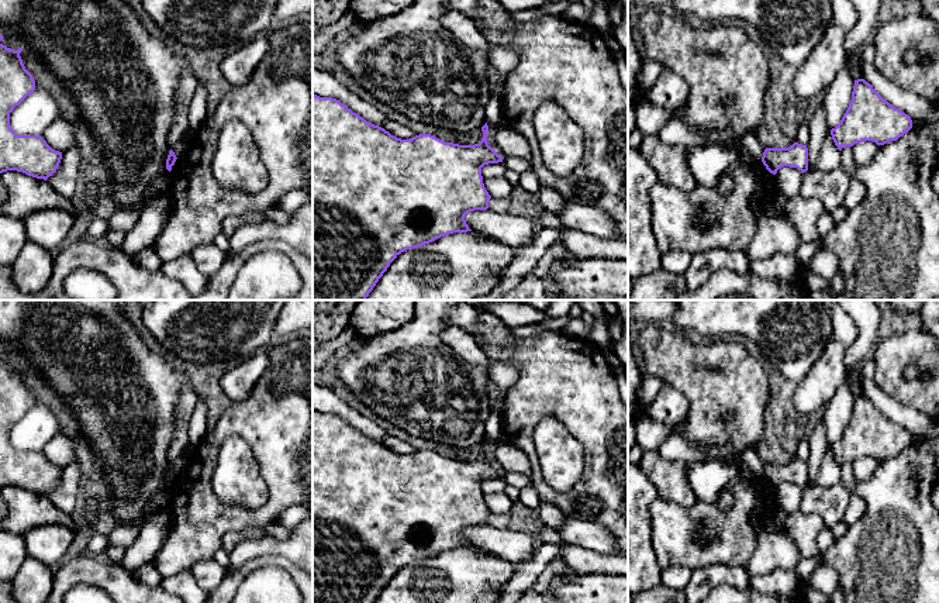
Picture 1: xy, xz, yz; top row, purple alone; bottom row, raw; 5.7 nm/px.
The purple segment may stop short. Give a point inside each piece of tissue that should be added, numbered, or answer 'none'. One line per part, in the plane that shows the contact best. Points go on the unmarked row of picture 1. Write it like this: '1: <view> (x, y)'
none

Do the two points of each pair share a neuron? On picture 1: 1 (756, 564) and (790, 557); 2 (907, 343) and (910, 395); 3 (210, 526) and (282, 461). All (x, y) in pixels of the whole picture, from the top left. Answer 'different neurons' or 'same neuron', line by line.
1: same neuron
2: same neuron
3: same neuron

